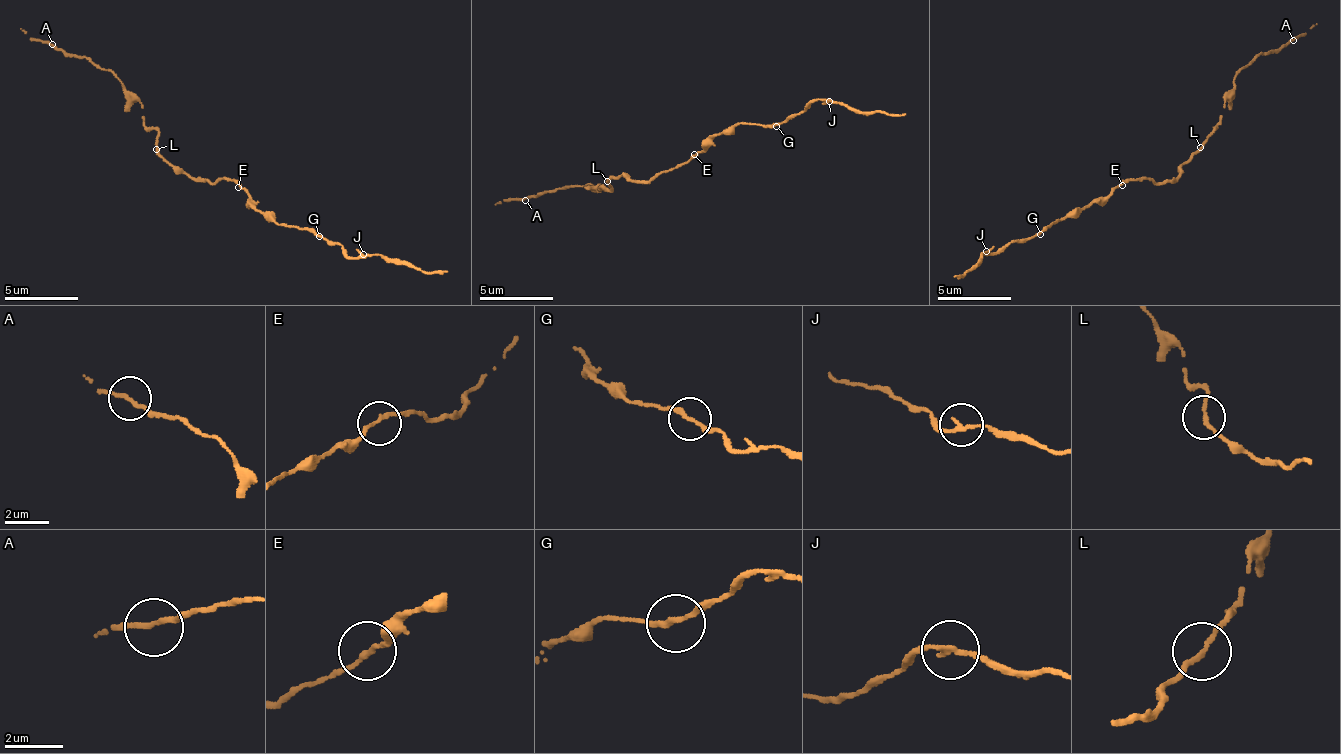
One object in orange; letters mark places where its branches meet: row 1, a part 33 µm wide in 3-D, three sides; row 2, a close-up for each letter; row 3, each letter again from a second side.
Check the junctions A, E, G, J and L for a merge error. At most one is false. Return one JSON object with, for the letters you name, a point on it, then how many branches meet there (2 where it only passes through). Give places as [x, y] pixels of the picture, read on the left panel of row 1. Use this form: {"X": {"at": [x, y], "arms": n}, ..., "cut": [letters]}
{"J": {"at": [363, 254], "arms": 2}, "cut": ["J"]}

